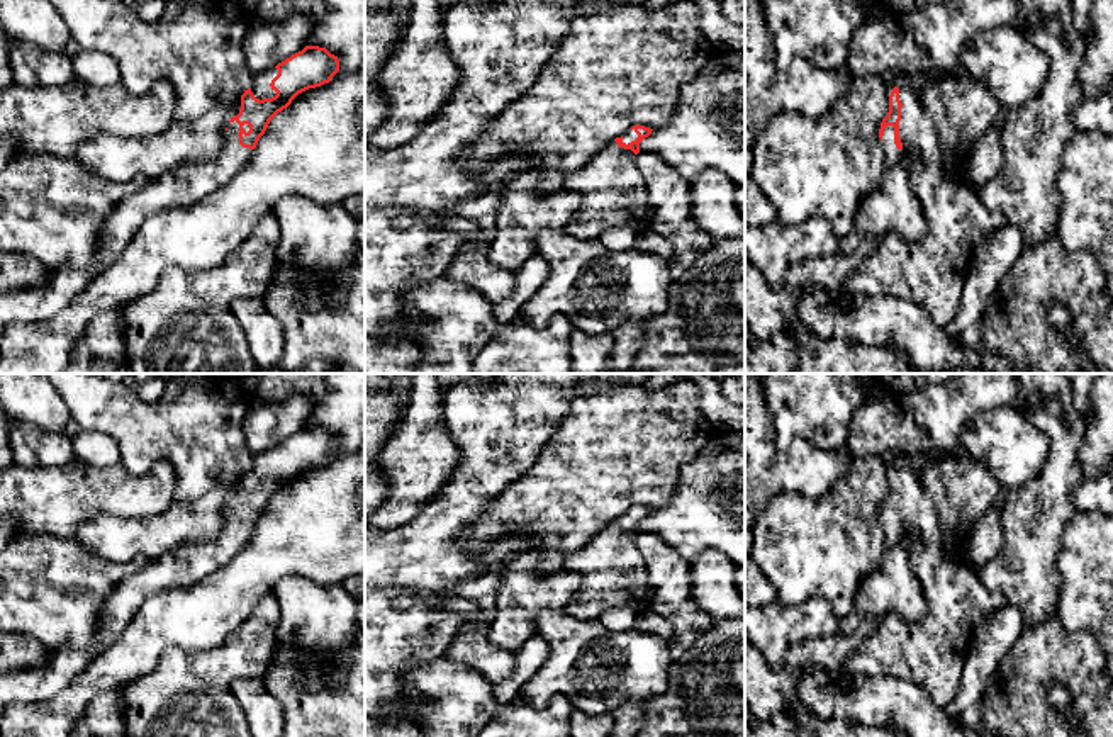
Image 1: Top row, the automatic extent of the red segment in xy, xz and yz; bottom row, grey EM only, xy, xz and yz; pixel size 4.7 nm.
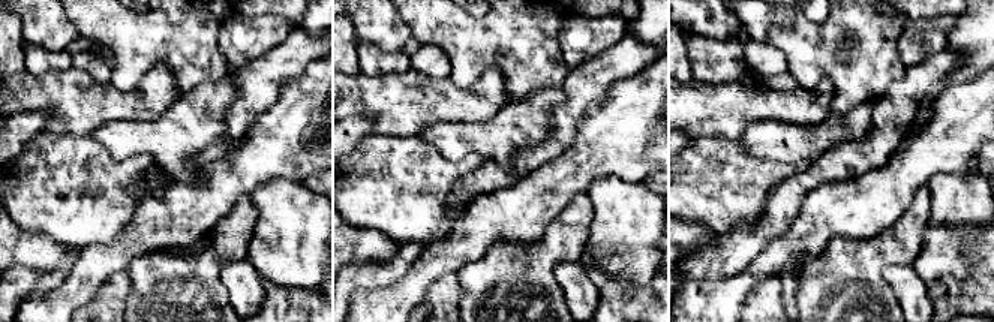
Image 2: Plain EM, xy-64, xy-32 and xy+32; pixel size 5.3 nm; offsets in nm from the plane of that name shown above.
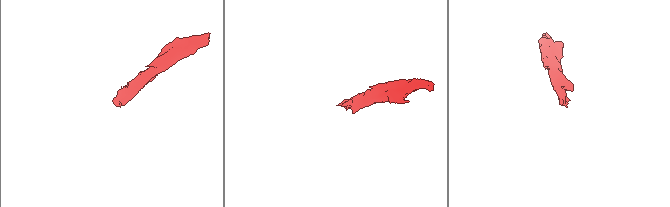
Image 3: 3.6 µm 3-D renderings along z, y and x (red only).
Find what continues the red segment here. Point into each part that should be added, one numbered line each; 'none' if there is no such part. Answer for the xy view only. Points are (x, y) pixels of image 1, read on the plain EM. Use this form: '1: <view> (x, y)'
1: xy (189, 564)

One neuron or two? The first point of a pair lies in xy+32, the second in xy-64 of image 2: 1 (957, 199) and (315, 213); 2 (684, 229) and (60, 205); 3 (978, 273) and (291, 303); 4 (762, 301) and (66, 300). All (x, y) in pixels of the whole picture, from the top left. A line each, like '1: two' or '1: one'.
1: one
2: two
3: one
4: two

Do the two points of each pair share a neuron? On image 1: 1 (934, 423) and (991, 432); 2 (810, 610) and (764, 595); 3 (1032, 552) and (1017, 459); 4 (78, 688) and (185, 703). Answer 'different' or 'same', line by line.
1: different
2: different
3: different
4: different

